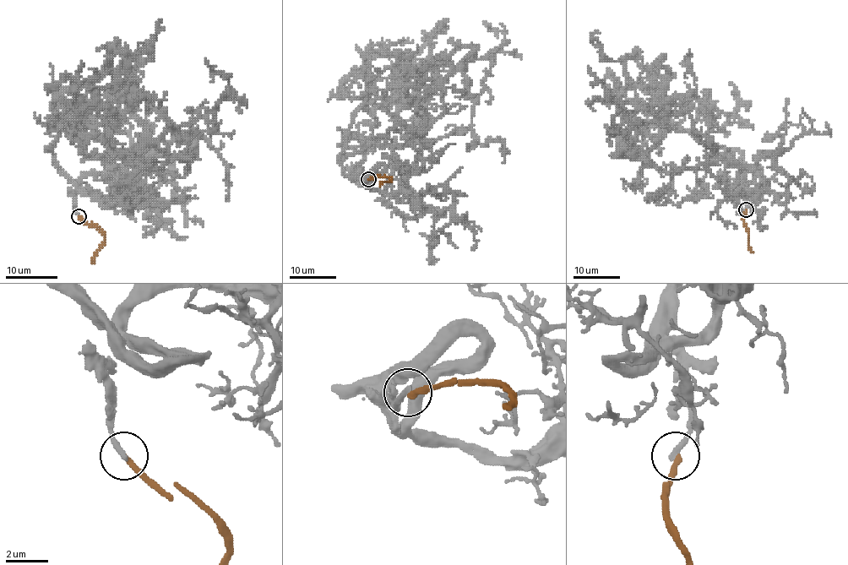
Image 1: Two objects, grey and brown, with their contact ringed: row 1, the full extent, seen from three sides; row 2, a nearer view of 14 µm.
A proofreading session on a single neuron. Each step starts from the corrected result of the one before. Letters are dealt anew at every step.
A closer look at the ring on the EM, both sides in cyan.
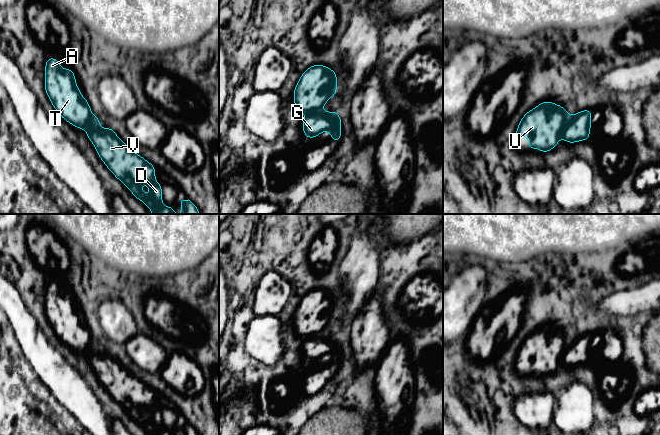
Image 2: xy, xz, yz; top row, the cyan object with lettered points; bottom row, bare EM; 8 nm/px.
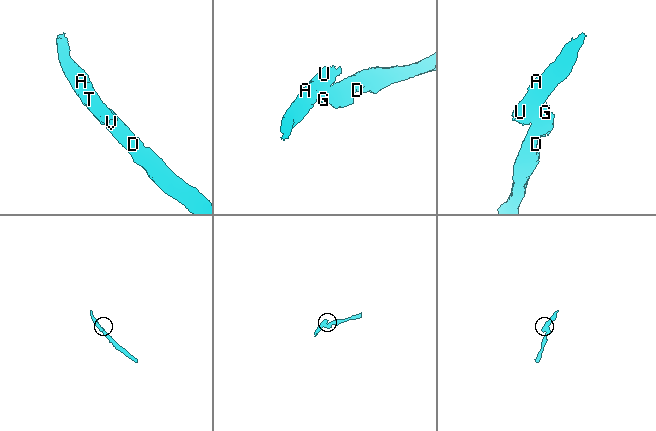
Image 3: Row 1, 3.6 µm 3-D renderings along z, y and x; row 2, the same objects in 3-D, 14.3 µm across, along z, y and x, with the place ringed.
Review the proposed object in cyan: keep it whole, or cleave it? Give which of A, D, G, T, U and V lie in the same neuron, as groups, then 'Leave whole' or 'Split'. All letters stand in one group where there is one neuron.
Groups: A T U / D G V. Split

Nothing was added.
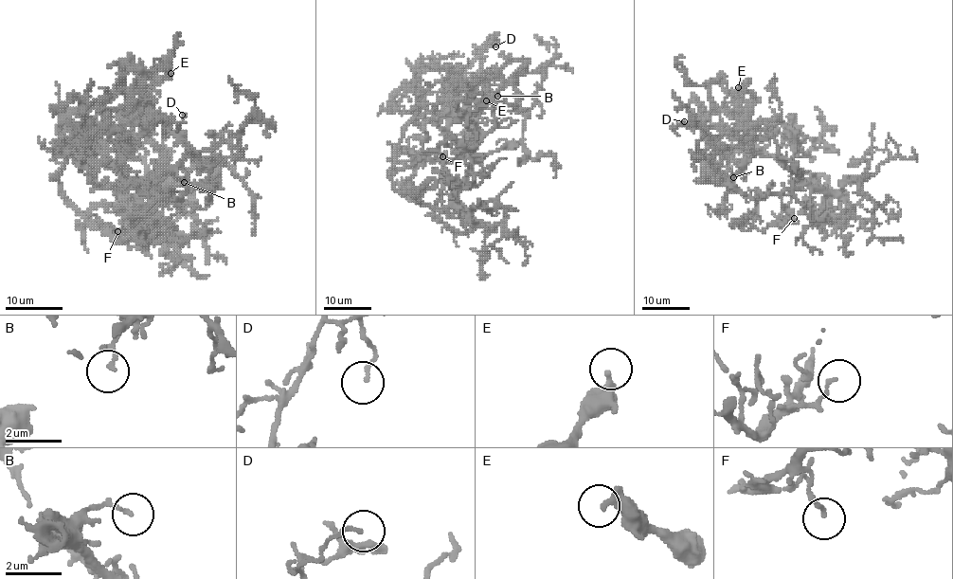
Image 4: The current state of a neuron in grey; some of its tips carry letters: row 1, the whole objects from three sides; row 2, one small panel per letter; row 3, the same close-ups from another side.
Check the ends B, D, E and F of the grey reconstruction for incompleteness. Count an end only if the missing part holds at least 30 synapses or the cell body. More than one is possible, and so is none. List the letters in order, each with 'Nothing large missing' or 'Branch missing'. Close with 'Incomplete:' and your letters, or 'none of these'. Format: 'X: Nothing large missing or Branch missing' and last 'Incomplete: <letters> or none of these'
B: Nothing large missing
D: Nothing large missing
E: Nothing large missing
F: Nothing large missing
Incomplete: none of these

